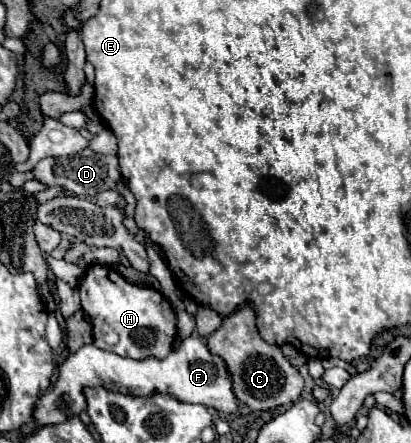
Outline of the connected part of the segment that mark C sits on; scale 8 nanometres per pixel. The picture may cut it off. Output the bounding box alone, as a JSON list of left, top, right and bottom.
[207,306,303,412]

